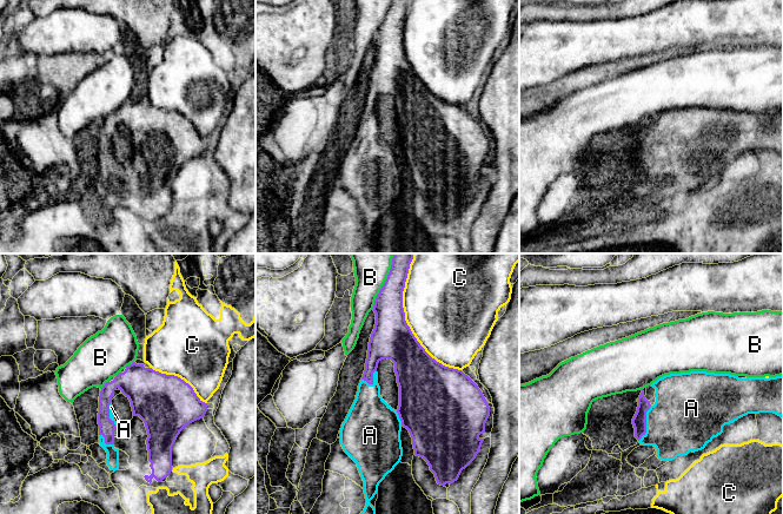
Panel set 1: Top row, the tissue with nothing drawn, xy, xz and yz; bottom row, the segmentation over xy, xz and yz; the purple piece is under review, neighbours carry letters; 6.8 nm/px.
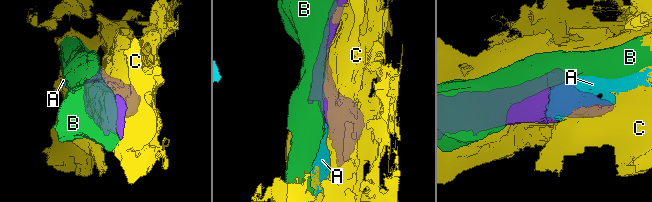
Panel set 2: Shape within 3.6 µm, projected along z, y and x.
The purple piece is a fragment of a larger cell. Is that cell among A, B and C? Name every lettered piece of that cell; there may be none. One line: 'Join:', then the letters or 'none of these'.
Join: A

